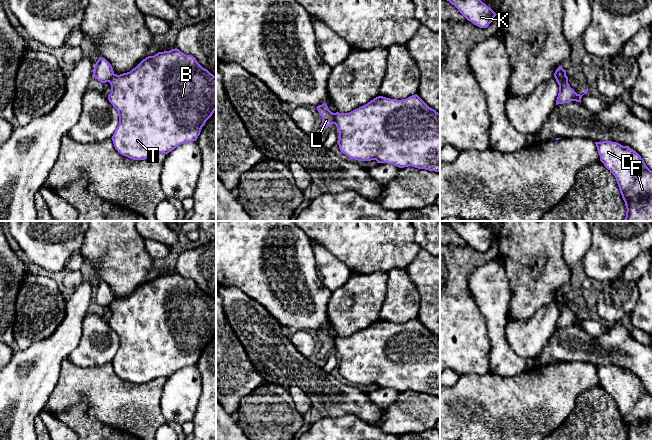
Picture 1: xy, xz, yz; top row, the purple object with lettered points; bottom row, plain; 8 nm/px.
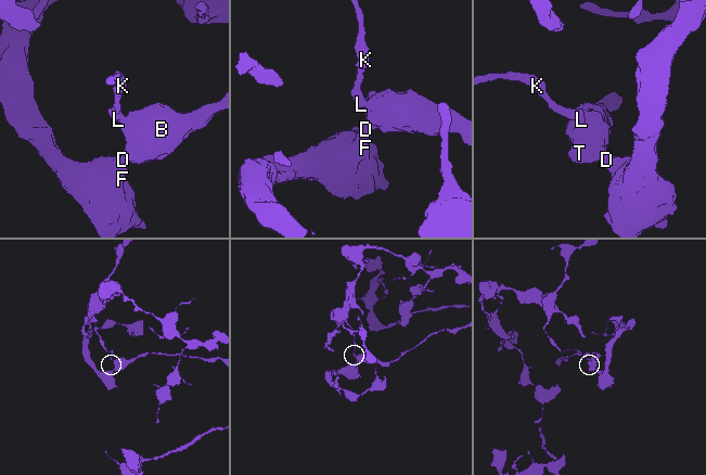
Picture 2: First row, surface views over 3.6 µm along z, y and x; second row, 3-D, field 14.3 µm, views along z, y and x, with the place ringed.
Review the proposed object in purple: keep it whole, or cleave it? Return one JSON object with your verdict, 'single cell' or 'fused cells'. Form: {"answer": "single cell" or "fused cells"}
{"answer": "fused cells"}

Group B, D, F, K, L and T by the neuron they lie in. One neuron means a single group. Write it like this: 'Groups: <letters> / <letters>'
Groups: B D F T / K L

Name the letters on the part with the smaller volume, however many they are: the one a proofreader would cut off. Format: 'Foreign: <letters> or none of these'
Foreign: K, L

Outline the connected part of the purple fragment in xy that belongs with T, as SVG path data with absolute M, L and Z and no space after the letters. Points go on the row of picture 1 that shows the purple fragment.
M175 48L143 59L130 72L114 74L110 80L109 102L117 110L119 124L112 136L115 149L133 160L168 154L181 144L196 141L202 127L216 110L216 76L203 68L191 55Z

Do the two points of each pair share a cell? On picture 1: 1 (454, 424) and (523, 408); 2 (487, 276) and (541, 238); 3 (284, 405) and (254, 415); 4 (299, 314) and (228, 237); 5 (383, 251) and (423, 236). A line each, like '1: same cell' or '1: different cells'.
1: same cell
2: different cells
3: same cell
4: same cell
5: different cells

